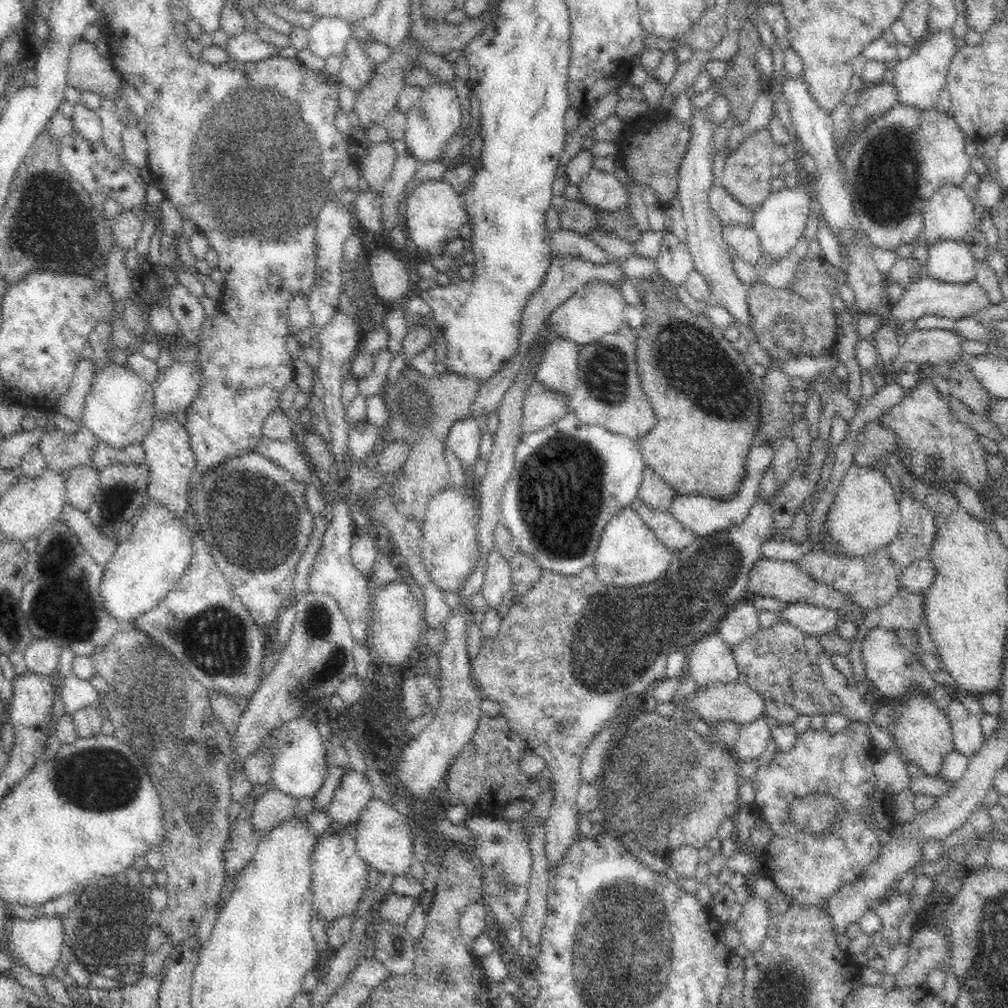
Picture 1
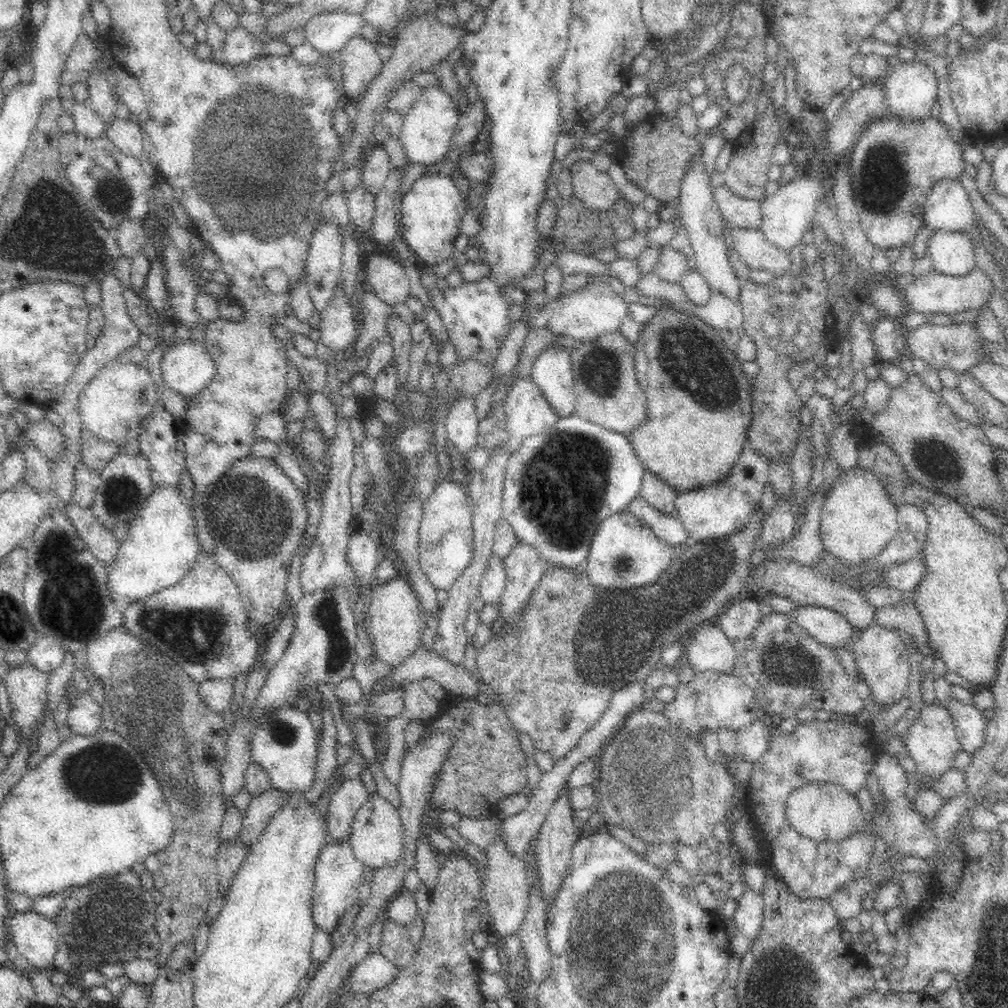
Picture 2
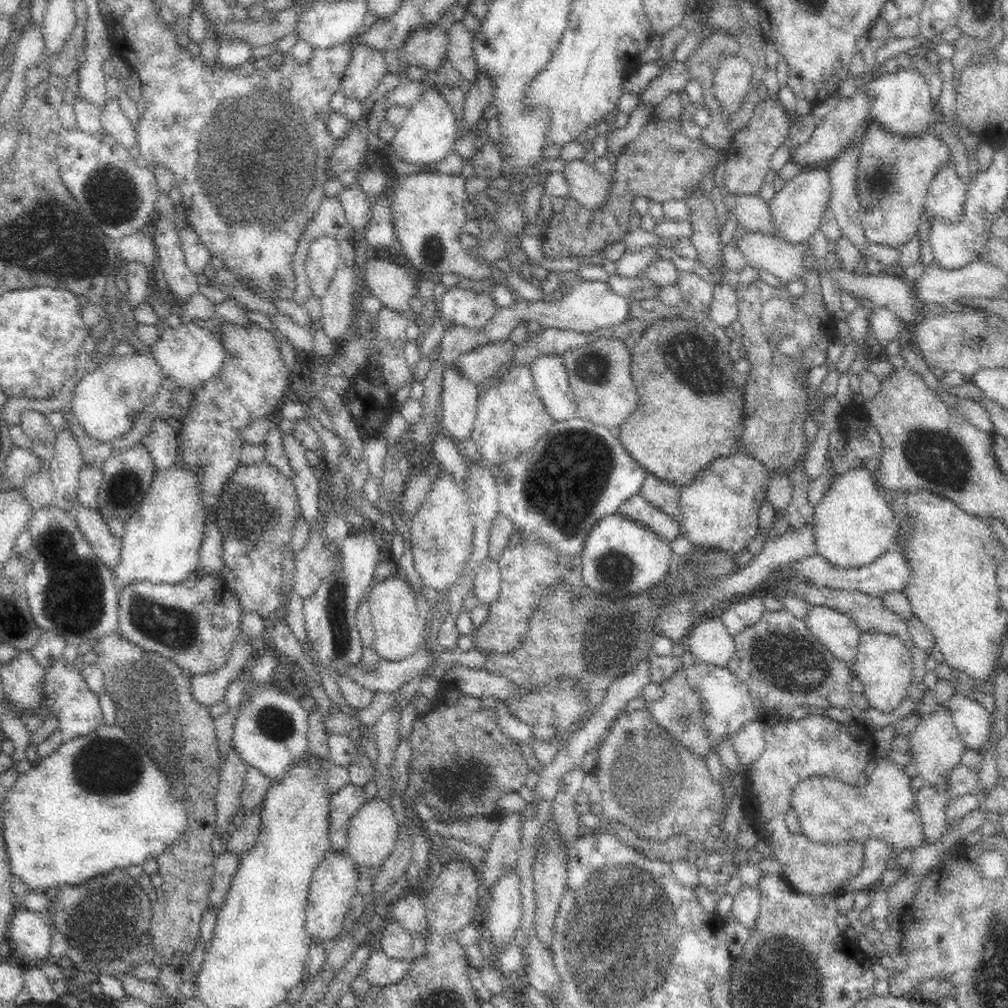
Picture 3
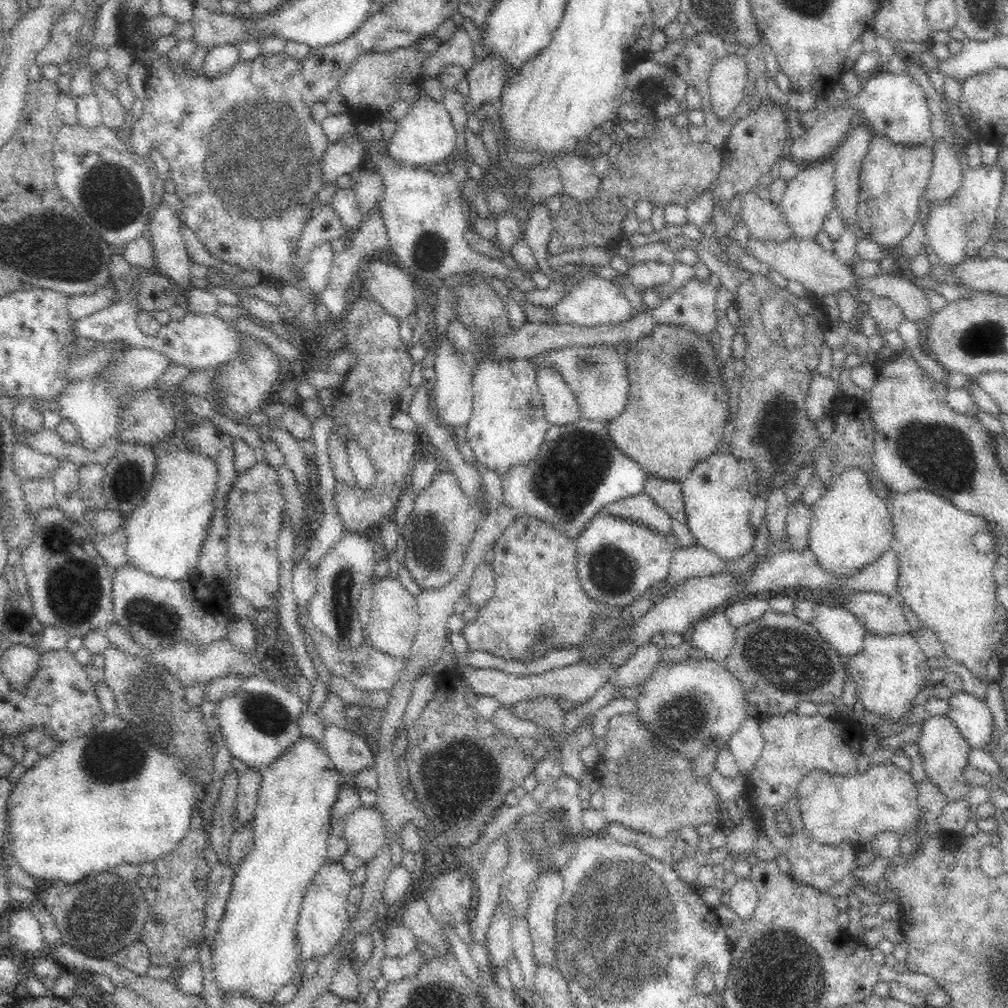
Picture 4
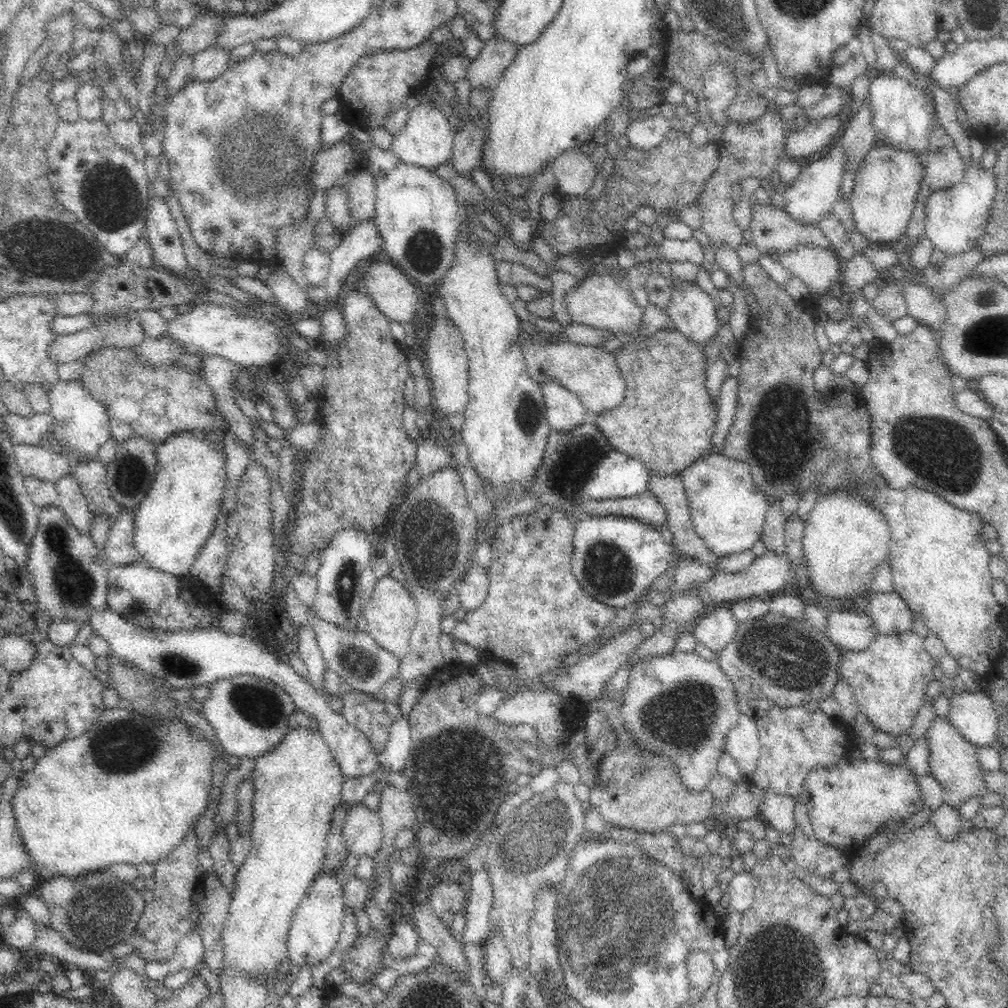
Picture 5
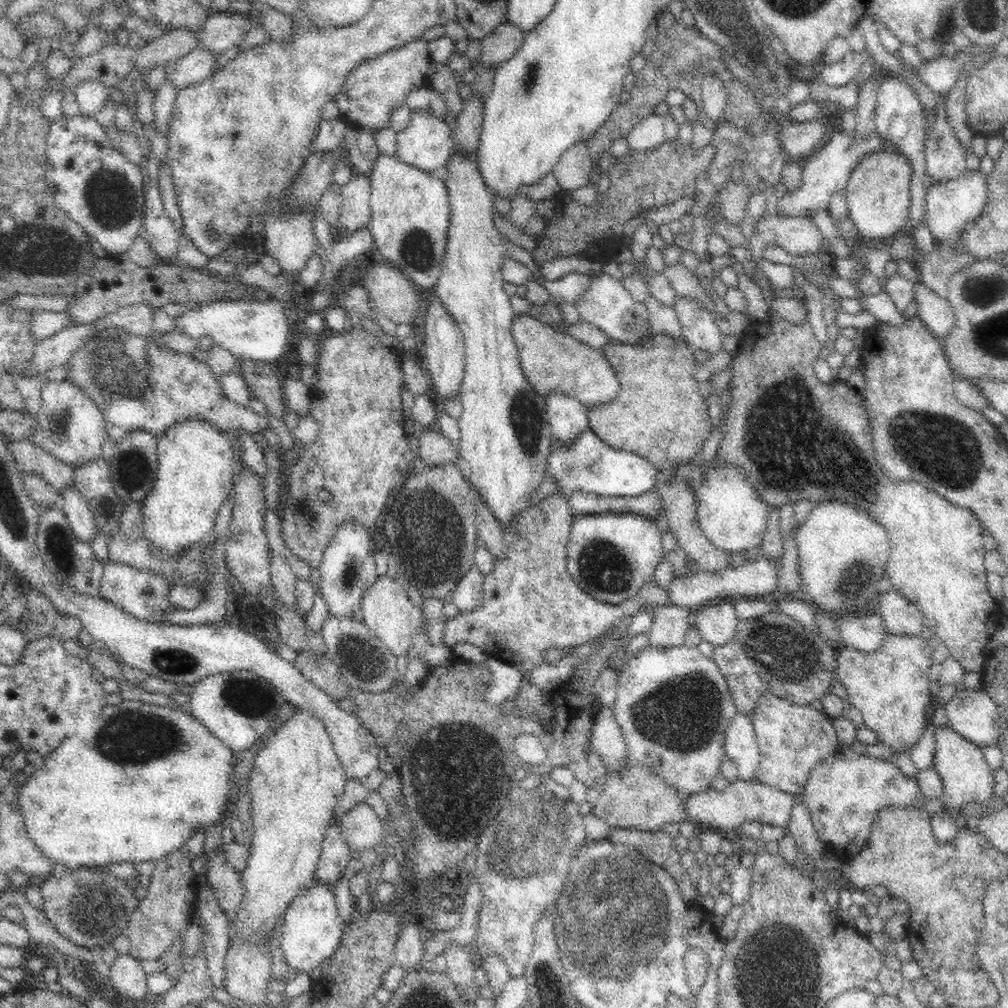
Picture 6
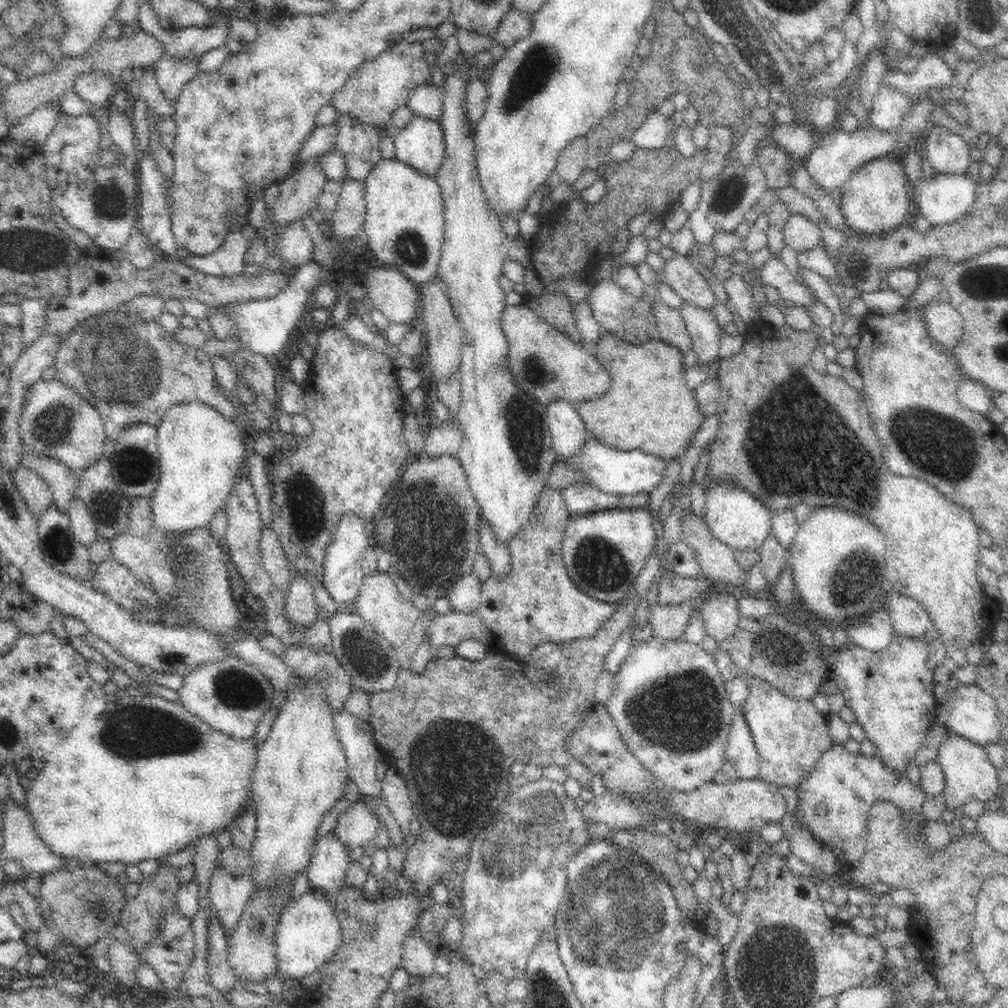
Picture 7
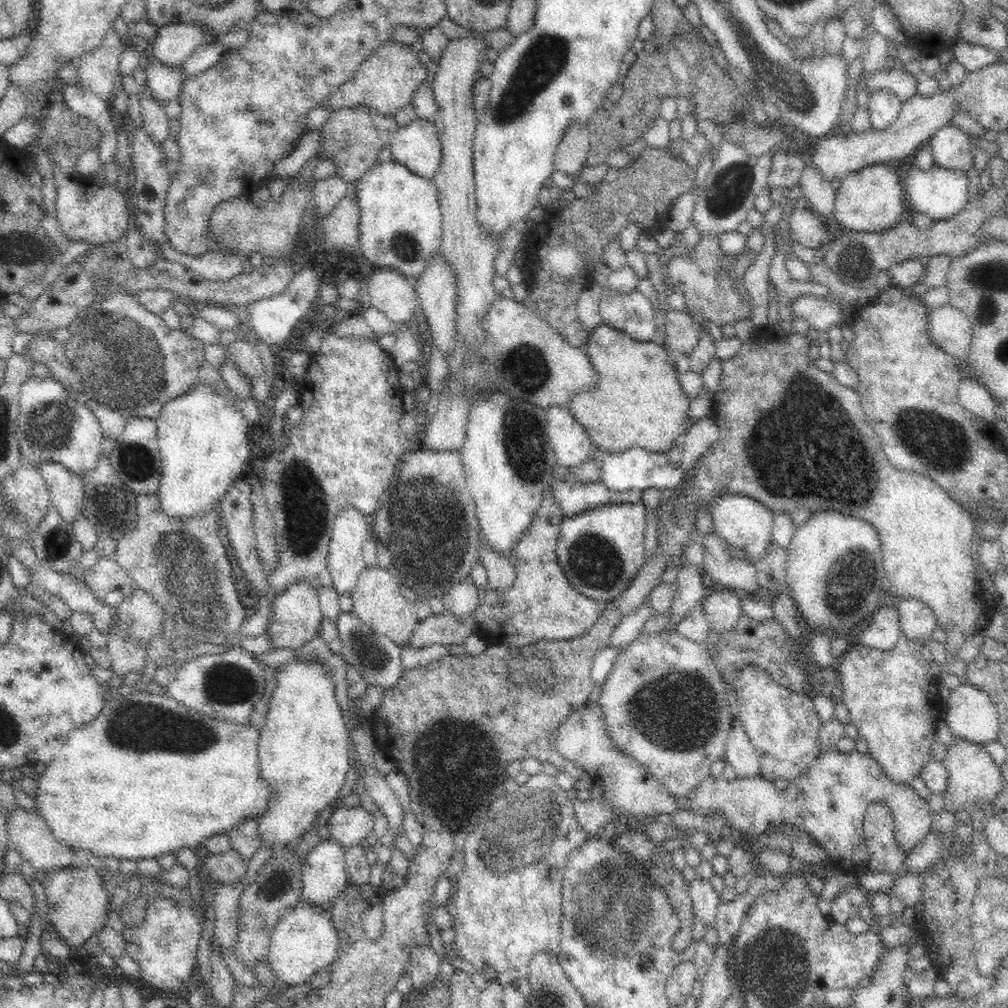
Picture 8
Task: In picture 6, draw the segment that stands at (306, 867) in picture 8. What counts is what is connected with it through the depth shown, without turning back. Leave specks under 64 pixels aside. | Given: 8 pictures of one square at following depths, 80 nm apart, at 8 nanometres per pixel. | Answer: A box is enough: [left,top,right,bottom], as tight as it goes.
[315,821,354,885]

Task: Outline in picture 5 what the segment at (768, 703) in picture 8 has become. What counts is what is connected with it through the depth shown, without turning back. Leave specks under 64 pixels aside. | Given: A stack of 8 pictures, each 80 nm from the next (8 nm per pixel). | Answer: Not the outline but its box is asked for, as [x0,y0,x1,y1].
[750,705,855,799]

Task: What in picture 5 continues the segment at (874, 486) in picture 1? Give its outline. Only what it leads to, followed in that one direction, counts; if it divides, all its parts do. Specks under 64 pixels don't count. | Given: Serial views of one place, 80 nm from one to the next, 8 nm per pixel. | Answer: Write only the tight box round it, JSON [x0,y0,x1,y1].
[803,484,889,598]

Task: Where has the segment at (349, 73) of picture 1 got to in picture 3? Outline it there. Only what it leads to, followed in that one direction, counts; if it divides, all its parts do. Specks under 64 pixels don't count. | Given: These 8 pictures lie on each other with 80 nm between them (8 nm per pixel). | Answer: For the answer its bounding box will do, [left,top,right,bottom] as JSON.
[340,39,388,102]

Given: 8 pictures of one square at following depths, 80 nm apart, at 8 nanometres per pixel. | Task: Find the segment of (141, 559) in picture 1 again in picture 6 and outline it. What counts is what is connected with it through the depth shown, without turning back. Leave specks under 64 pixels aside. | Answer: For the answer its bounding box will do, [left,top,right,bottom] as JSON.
[140,420,240,563]

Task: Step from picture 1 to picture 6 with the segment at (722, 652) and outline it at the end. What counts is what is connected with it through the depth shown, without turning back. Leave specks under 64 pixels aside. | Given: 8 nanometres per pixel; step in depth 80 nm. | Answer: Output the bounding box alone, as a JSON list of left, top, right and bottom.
[693,600,739,649]

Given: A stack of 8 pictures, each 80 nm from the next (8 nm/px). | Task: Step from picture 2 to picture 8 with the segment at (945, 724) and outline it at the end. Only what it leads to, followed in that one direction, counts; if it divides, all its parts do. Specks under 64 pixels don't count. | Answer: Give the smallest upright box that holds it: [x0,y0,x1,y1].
[941,738,1004,813]

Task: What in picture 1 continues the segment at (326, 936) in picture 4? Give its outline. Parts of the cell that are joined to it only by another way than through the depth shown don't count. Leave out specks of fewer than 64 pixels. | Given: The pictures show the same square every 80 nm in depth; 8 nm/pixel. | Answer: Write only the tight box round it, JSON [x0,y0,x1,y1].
[310,820,374,922]

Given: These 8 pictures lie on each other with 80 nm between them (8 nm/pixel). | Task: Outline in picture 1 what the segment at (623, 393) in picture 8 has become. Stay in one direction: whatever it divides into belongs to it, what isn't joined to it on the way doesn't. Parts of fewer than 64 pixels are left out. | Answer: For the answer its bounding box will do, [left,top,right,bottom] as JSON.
[635,271,762,501]

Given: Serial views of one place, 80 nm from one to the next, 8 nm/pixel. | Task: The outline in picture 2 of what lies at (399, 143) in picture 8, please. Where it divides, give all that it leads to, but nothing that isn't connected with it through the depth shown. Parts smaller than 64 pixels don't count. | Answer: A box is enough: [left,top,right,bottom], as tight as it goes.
[399,85,460,167]

